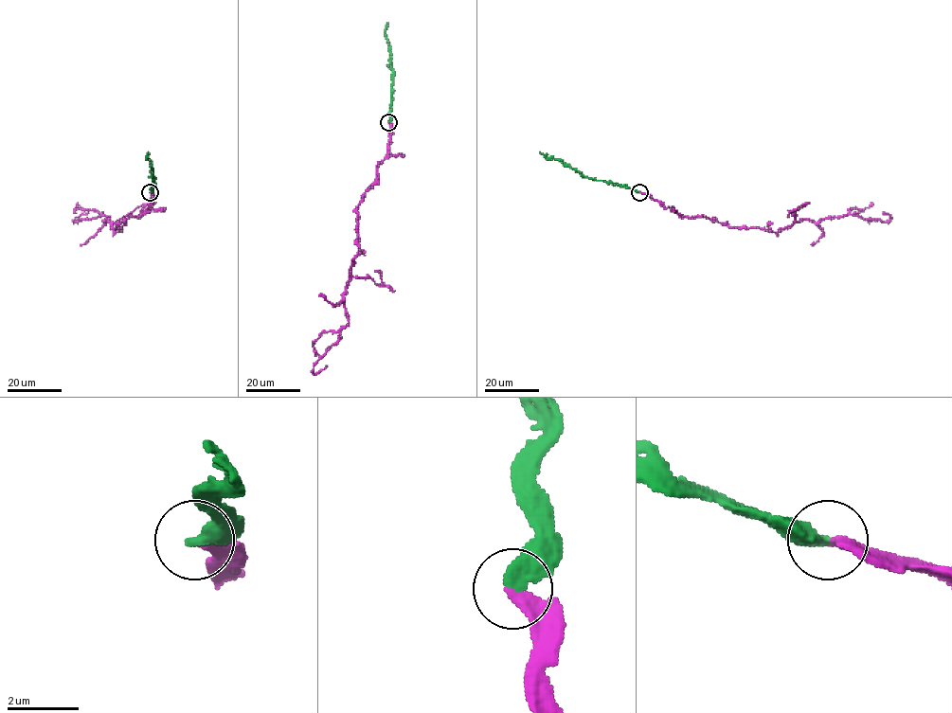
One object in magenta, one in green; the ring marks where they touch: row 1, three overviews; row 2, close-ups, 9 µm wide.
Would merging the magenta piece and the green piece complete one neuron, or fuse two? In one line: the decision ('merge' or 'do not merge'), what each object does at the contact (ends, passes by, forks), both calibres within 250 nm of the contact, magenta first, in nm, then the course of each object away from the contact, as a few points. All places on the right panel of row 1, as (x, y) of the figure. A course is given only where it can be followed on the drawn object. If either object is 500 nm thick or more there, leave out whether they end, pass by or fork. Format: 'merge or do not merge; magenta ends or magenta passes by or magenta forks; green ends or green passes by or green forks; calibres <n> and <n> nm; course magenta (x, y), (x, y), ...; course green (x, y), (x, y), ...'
merge; magenta ends; green ends; calibres 340 and 480 nm; course magenta (639, 192), (684, 216), (774, 232), (804, 219), (819, 222), (849, 214), (887, 222), (891, 217), (882, 212); course green (639, 192), (626, 186), (585, 177), (539, 151)

